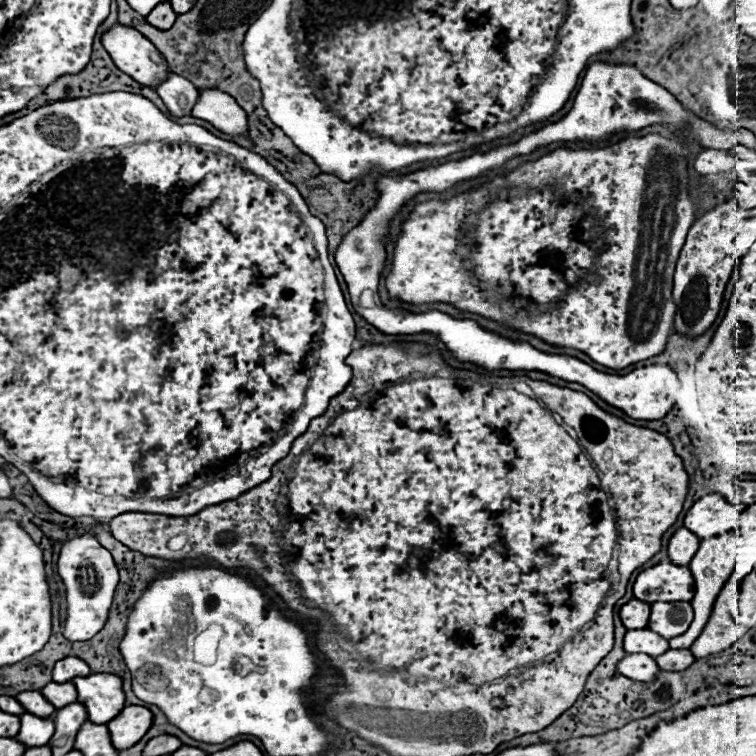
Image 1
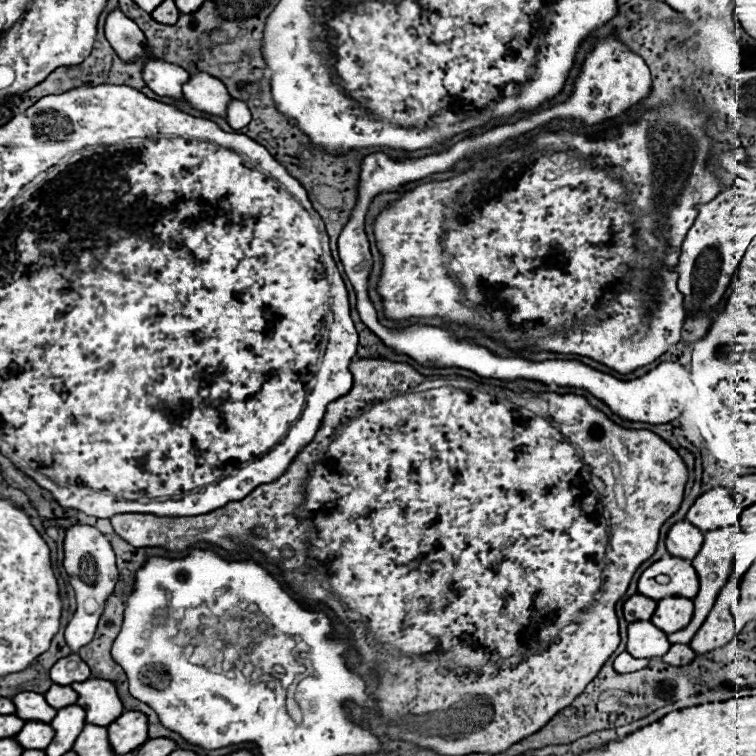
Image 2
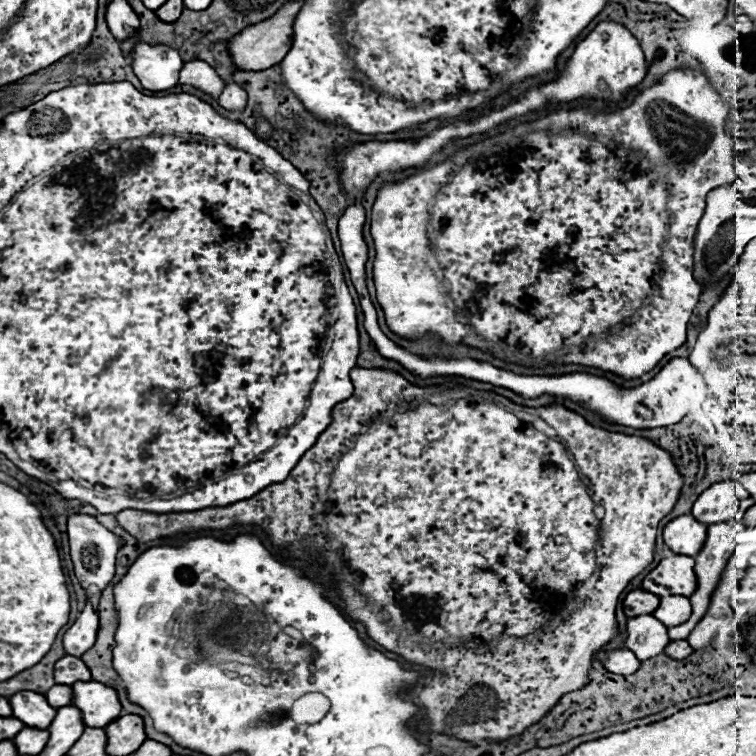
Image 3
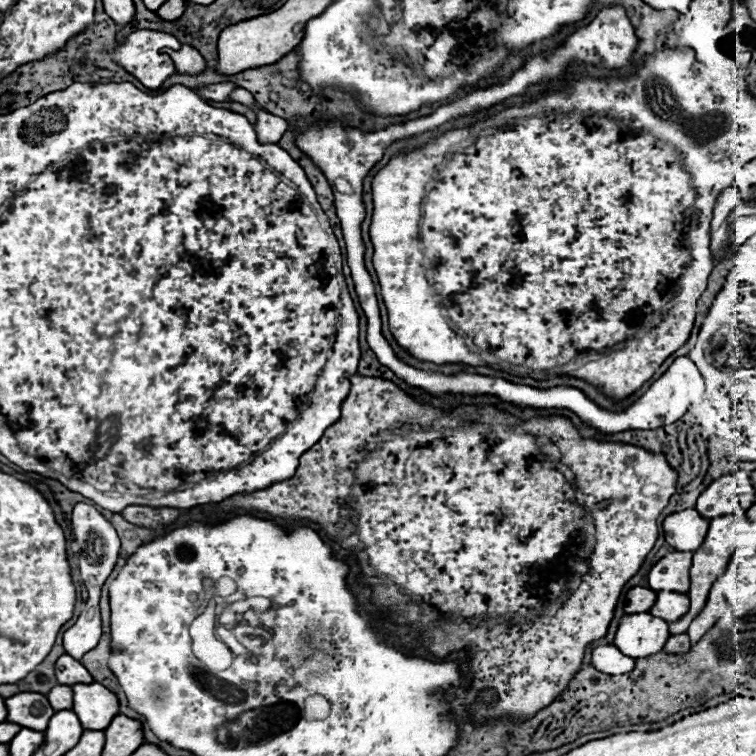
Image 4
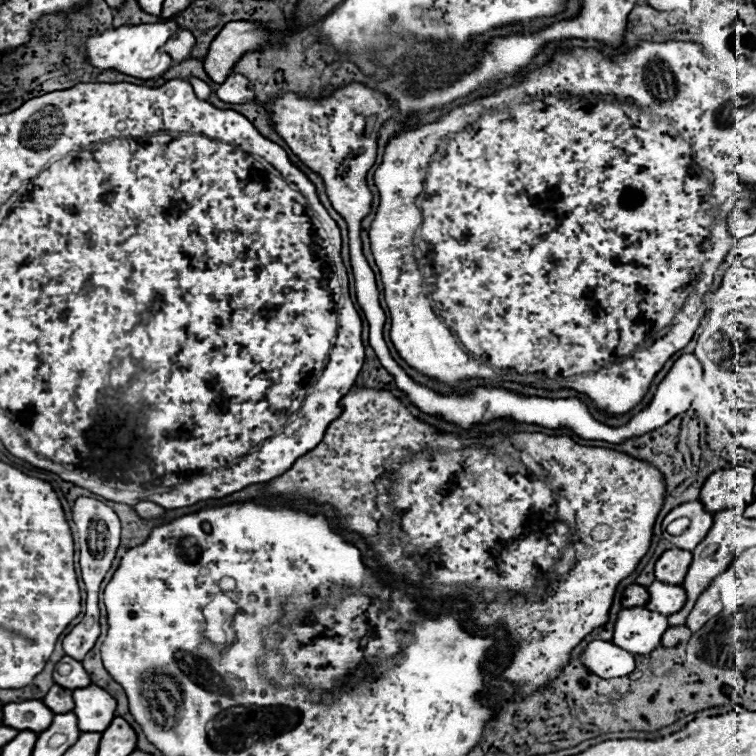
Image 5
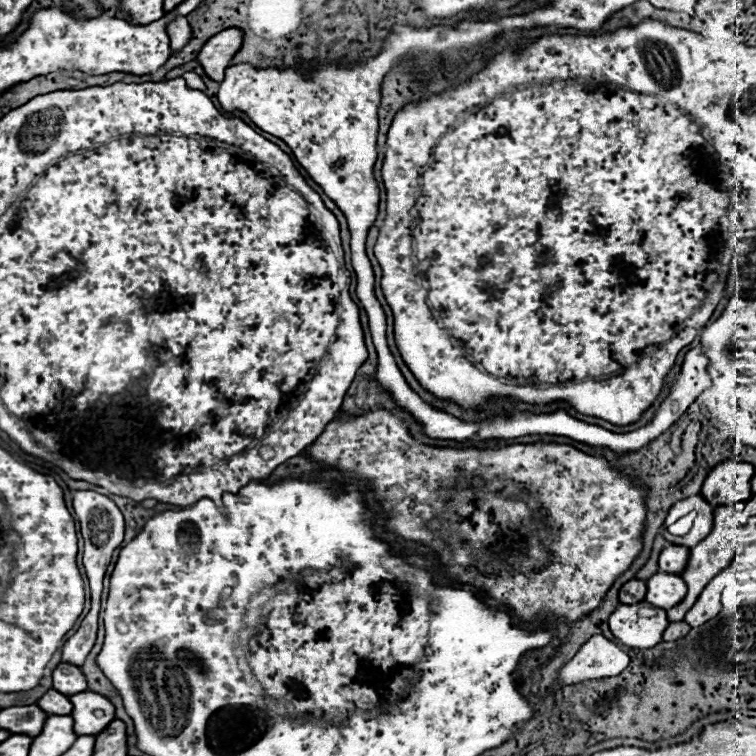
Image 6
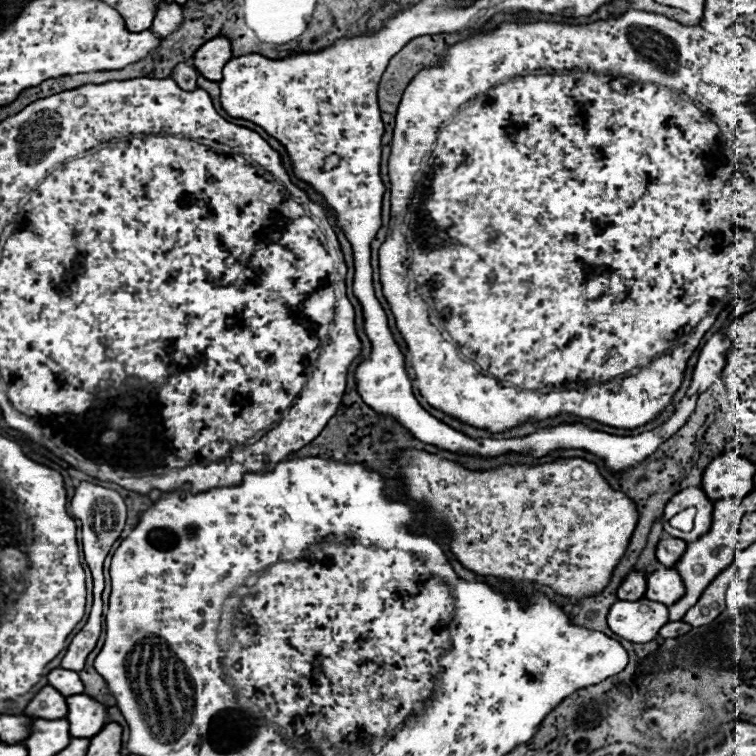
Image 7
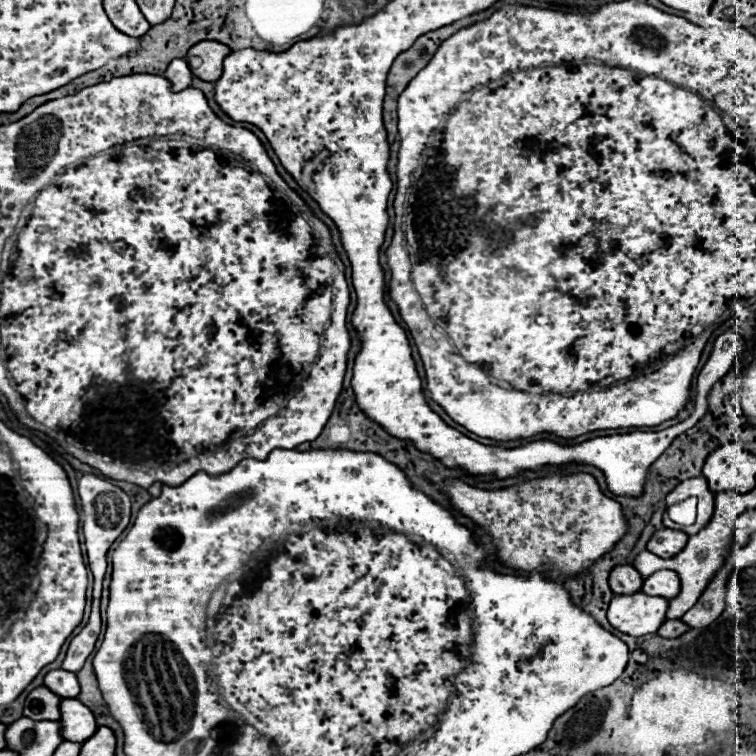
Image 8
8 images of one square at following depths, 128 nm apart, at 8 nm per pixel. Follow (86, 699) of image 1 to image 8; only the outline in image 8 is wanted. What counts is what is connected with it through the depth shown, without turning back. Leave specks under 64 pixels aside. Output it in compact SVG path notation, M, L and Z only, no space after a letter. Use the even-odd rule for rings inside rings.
M64 698L60 704L60 722L62 722L62 736L70 738L70 742L84 742L88 740L96 726L96 718L88 706L78 702L76 698Z

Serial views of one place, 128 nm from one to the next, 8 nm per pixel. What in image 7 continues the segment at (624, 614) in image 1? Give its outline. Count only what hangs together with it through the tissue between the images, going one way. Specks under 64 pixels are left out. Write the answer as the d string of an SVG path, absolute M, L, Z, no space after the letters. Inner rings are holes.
M630 572L618 588L618 600L638 600L644 596L646 576L642 572Z

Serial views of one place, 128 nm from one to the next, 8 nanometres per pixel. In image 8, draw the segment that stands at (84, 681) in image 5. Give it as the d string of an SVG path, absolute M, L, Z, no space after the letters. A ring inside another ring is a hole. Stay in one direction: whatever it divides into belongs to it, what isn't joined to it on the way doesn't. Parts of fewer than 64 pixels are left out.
M66 670L48 672L46 678L44 678L44 686L48 686L60 698L76 698L78 692L80 692L76 674L74 672L66 672Z

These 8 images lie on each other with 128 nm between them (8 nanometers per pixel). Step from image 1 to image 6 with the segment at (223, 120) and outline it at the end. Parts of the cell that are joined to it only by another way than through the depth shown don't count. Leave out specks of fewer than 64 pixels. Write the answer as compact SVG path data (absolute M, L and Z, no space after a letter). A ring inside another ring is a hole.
M176 18L174 22L170 22L170 26L166 30L168 30L170 46L174 52L182 50L182 46L186 46L186 42L190 40L190 26L188 26L186 18Z

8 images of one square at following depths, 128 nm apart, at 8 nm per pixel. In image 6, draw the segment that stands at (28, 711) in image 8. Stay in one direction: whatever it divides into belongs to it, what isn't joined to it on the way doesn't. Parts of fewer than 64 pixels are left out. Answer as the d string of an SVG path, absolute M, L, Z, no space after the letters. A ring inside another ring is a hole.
M50 688L50 690L38 700L38 706L40 706L44 712L48 712L50 716L52 716L52 714L66 716L66 714L72 712L72 702L70 702L70 698L68 698L66 694L60 694L60 692L54 690L54 688Z

